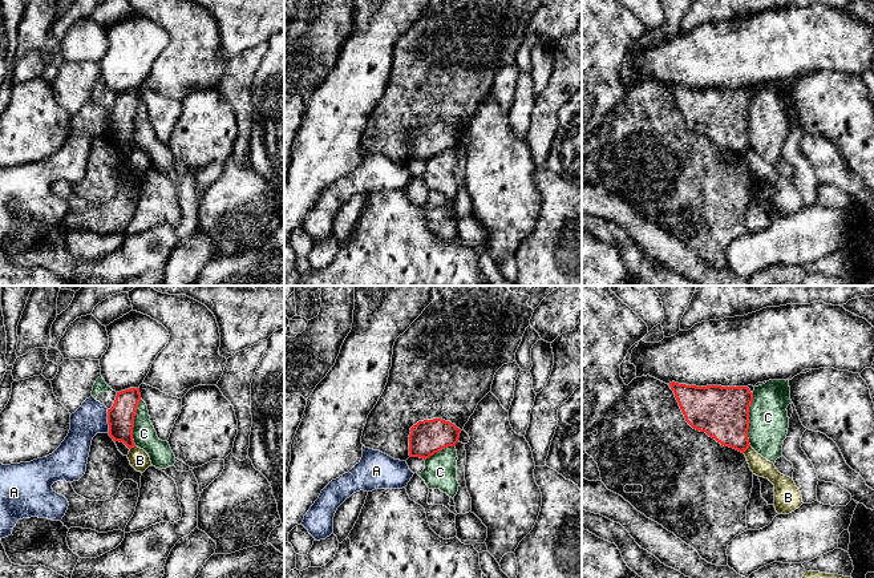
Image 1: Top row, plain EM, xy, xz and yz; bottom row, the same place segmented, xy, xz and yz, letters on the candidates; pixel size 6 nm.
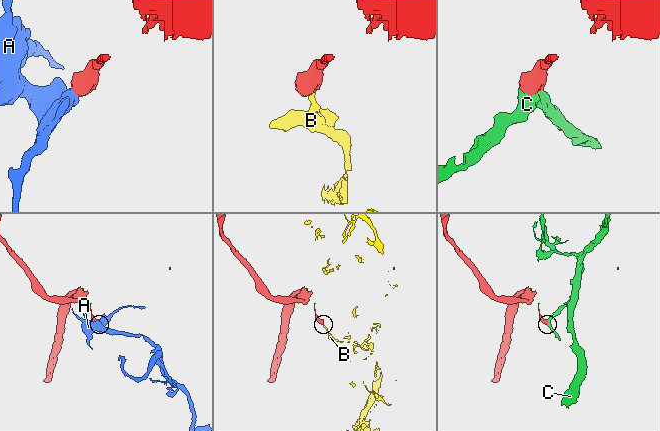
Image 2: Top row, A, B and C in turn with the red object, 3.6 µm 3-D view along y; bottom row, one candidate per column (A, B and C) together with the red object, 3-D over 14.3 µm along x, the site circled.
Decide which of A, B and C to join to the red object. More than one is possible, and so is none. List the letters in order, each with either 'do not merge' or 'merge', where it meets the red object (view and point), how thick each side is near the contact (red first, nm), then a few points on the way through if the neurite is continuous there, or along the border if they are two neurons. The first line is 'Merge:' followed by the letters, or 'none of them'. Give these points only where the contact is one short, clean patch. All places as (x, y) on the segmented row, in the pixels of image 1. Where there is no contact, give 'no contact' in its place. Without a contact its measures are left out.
Merge: none of them
A: do not merge; contact xy (108, 421); calibres 160 and 190 nm; border xy (106, 409), (109, 432)
B: do not merge; contact yz (745, 449); calibres 300 and 120 nm; border yz (749, 445), (743, 452)
C: do not merge; contact yz (748, 420); calibres 320 and 240 nm; border yz (753, 393), (749, 407), (749, 445)

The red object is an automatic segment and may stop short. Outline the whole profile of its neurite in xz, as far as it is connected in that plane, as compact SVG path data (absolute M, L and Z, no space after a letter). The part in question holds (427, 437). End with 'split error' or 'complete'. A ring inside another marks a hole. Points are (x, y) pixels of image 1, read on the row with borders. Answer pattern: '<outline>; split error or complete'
M442 419L418 421L410 428L409 456L429 458L444 448L456 446L461 429Z; complete

